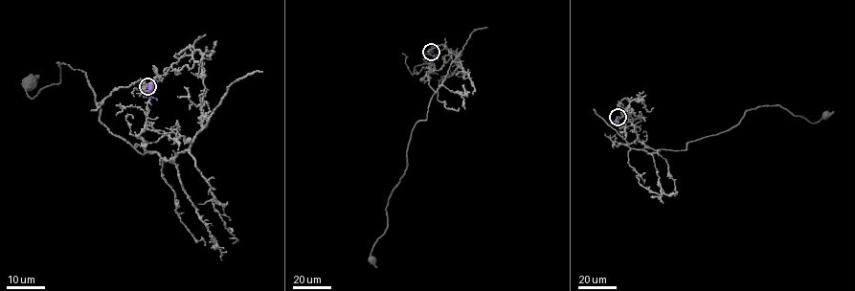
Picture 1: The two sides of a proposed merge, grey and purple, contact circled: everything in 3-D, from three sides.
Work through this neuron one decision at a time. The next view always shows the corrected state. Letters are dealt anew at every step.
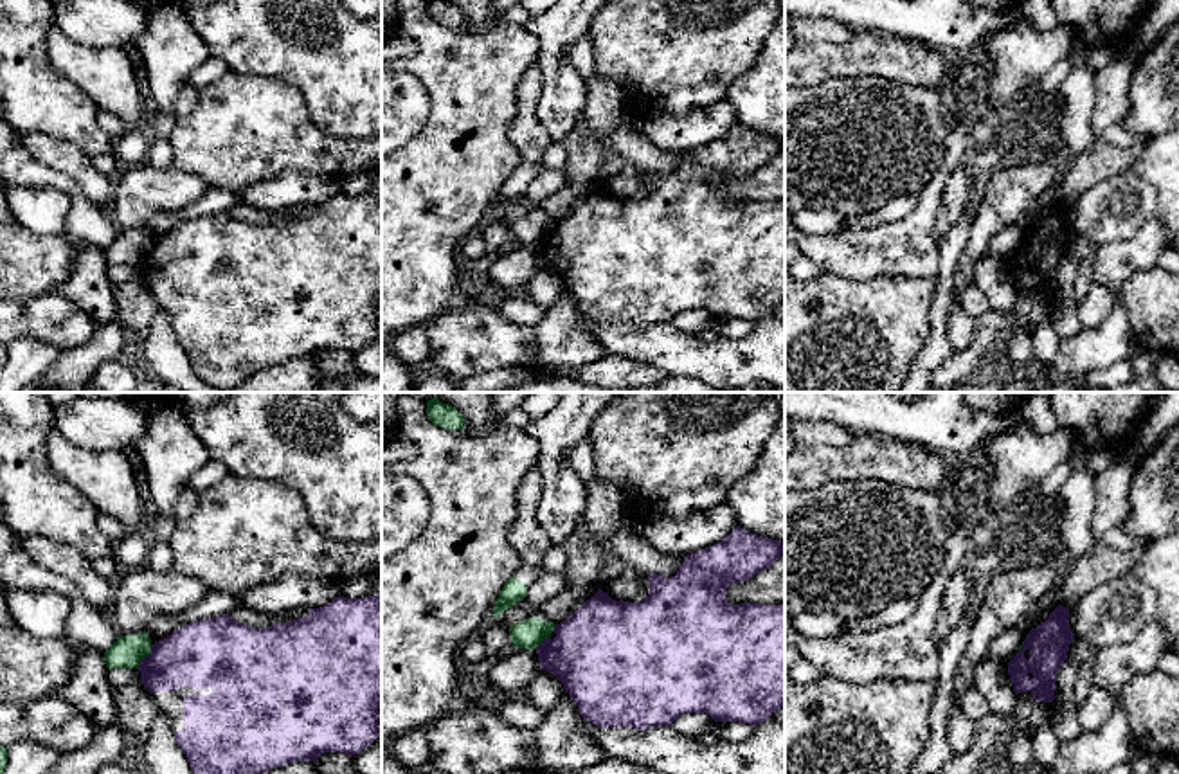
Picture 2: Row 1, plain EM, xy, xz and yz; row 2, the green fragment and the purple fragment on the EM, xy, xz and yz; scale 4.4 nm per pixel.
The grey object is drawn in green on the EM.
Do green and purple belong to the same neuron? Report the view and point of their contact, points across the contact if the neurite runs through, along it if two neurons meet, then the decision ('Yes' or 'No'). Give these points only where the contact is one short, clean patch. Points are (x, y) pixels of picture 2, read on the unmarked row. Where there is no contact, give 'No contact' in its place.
Touches green at xy (146, 252). Boundary: xy (153, 242), (137, 263). No

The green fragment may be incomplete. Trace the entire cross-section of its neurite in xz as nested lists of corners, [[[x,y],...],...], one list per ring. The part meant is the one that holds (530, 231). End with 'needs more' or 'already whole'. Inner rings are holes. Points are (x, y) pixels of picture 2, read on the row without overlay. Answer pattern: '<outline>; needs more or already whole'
[[[531,214],[515,220],[509,225],[511,239],[515,245],[536,247],[554,229],[554,220]]]; already whole

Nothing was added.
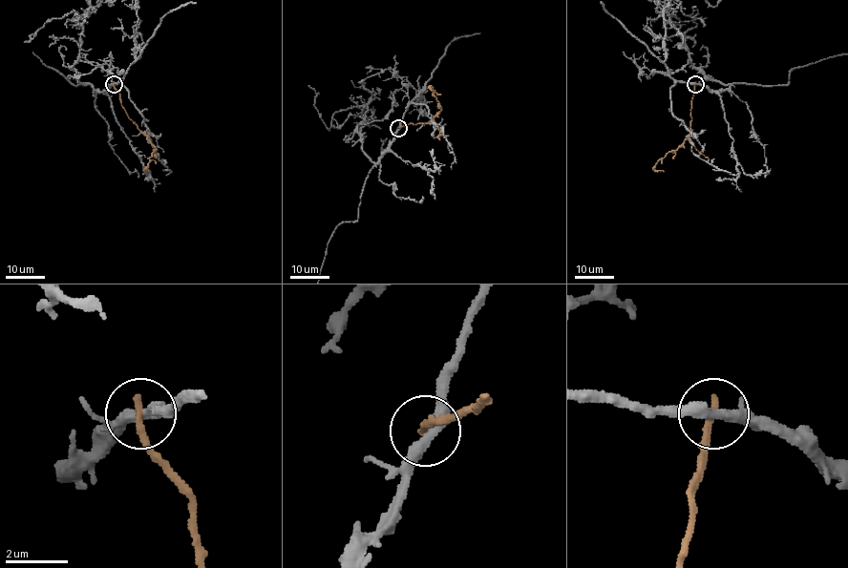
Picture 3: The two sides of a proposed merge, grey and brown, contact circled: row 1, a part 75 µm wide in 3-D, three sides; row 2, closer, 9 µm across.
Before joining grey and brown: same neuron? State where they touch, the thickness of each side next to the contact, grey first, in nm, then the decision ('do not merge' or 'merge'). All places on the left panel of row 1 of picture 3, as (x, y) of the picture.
(114, 84) | 380/280 nm | do not merge

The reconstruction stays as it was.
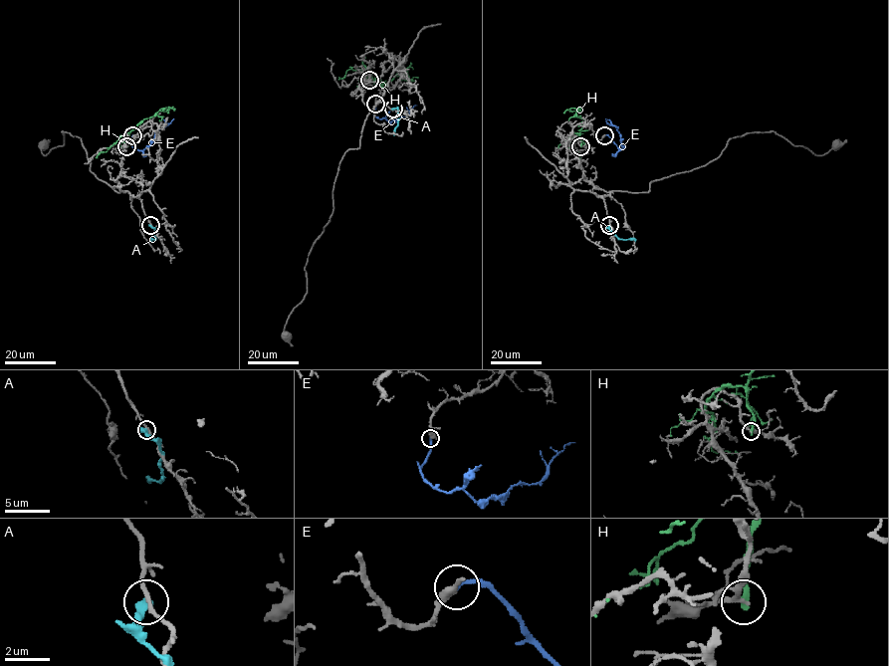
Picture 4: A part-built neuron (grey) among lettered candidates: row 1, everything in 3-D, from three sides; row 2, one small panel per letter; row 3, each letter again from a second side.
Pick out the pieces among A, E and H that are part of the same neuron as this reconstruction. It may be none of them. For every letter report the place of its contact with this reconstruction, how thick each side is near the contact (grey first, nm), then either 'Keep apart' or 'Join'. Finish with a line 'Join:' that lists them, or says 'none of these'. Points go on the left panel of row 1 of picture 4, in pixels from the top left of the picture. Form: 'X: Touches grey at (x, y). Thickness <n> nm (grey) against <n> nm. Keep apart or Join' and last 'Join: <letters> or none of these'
A: Touches grey at (150, 225). Thickness 190 nm (grey) against 460 nm. Keep apart
E: Touches grey at (132, 135). Thickness 320 nm (grey) against 200 nm. Join
H: Touches grey at (126, 146). Thickness 150 nm (grey) against 280 nm. Keep apart
Join: E

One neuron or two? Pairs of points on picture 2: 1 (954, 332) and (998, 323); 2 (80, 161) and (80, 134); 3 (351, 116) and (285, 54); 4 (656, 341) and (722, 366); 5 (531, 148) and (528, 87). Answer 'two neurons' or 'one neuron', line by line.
1: two neurons
2: two neurons
3: one neuron
4: one neuron
5: one neuron

